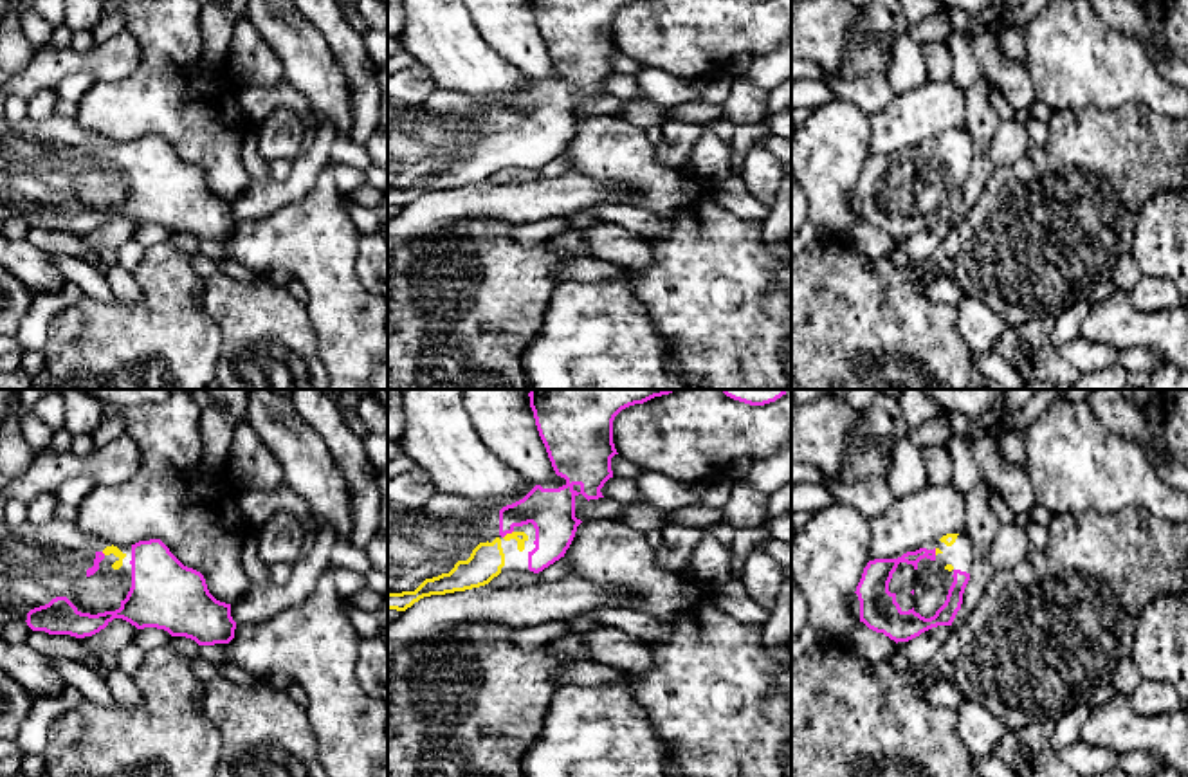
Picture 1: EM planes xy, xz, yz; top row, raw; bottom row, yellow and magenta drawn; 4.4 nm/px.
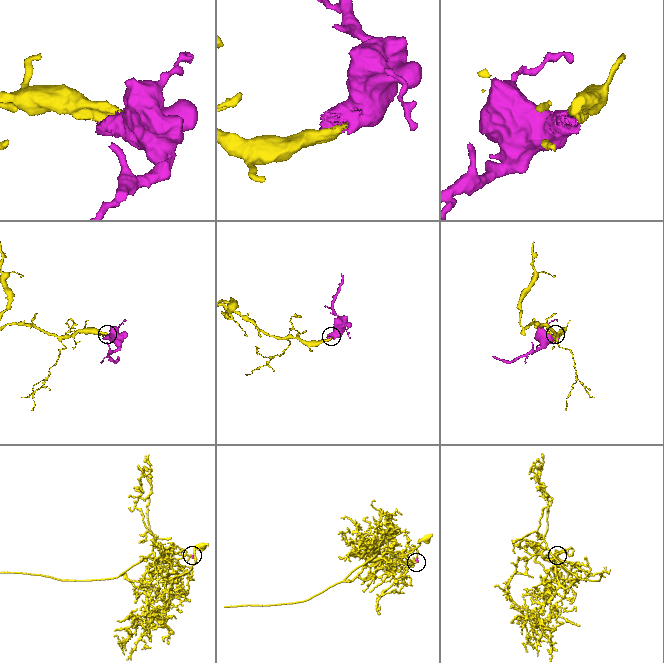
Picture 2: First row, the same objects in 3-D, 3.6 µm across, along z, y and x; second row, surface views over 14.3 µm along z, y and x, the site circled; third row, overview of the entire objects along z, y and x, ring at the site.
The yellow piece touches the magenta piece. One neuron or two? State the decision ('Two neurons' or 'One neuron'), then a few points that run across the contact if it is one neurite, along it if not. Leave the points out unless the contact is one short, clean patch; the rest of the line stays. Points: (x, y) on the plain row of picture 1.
One neuron. Line: xz (520, 132), (507, 130), (521, 109), (552, 107)

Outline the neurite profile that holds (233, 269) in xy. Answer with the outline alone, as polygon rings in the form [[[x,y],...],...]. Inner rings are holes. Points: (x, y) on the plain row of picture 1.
[[[220,260],[220,261],[215,261],[215,265],[227,276],[234,278],[234,279],[240,279],[240,281],[254,281],[254,279],[261,279],[261,278],[267,278],[270,283],[278,285],[278,287],[287,287],[287,283],[290,279],[294,279],[288,272],[283,272],[283,270],[276,270],[272,274],[260,274],[260,272],[254,272],[236,261],[231,261],[231,260]]]

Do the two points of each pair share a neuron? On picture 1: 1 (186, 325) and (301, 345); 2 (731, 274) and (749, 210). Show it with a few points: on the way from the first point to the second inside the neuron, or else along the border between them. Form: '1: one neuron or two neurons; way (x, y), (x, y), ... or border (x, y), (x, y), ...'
1: two neurons; border (204, 291), (204, 310), (219, 330), (217, 370)
2: two neurons; border (720, 208), (741, 219), (756, 219), (759, 222)

